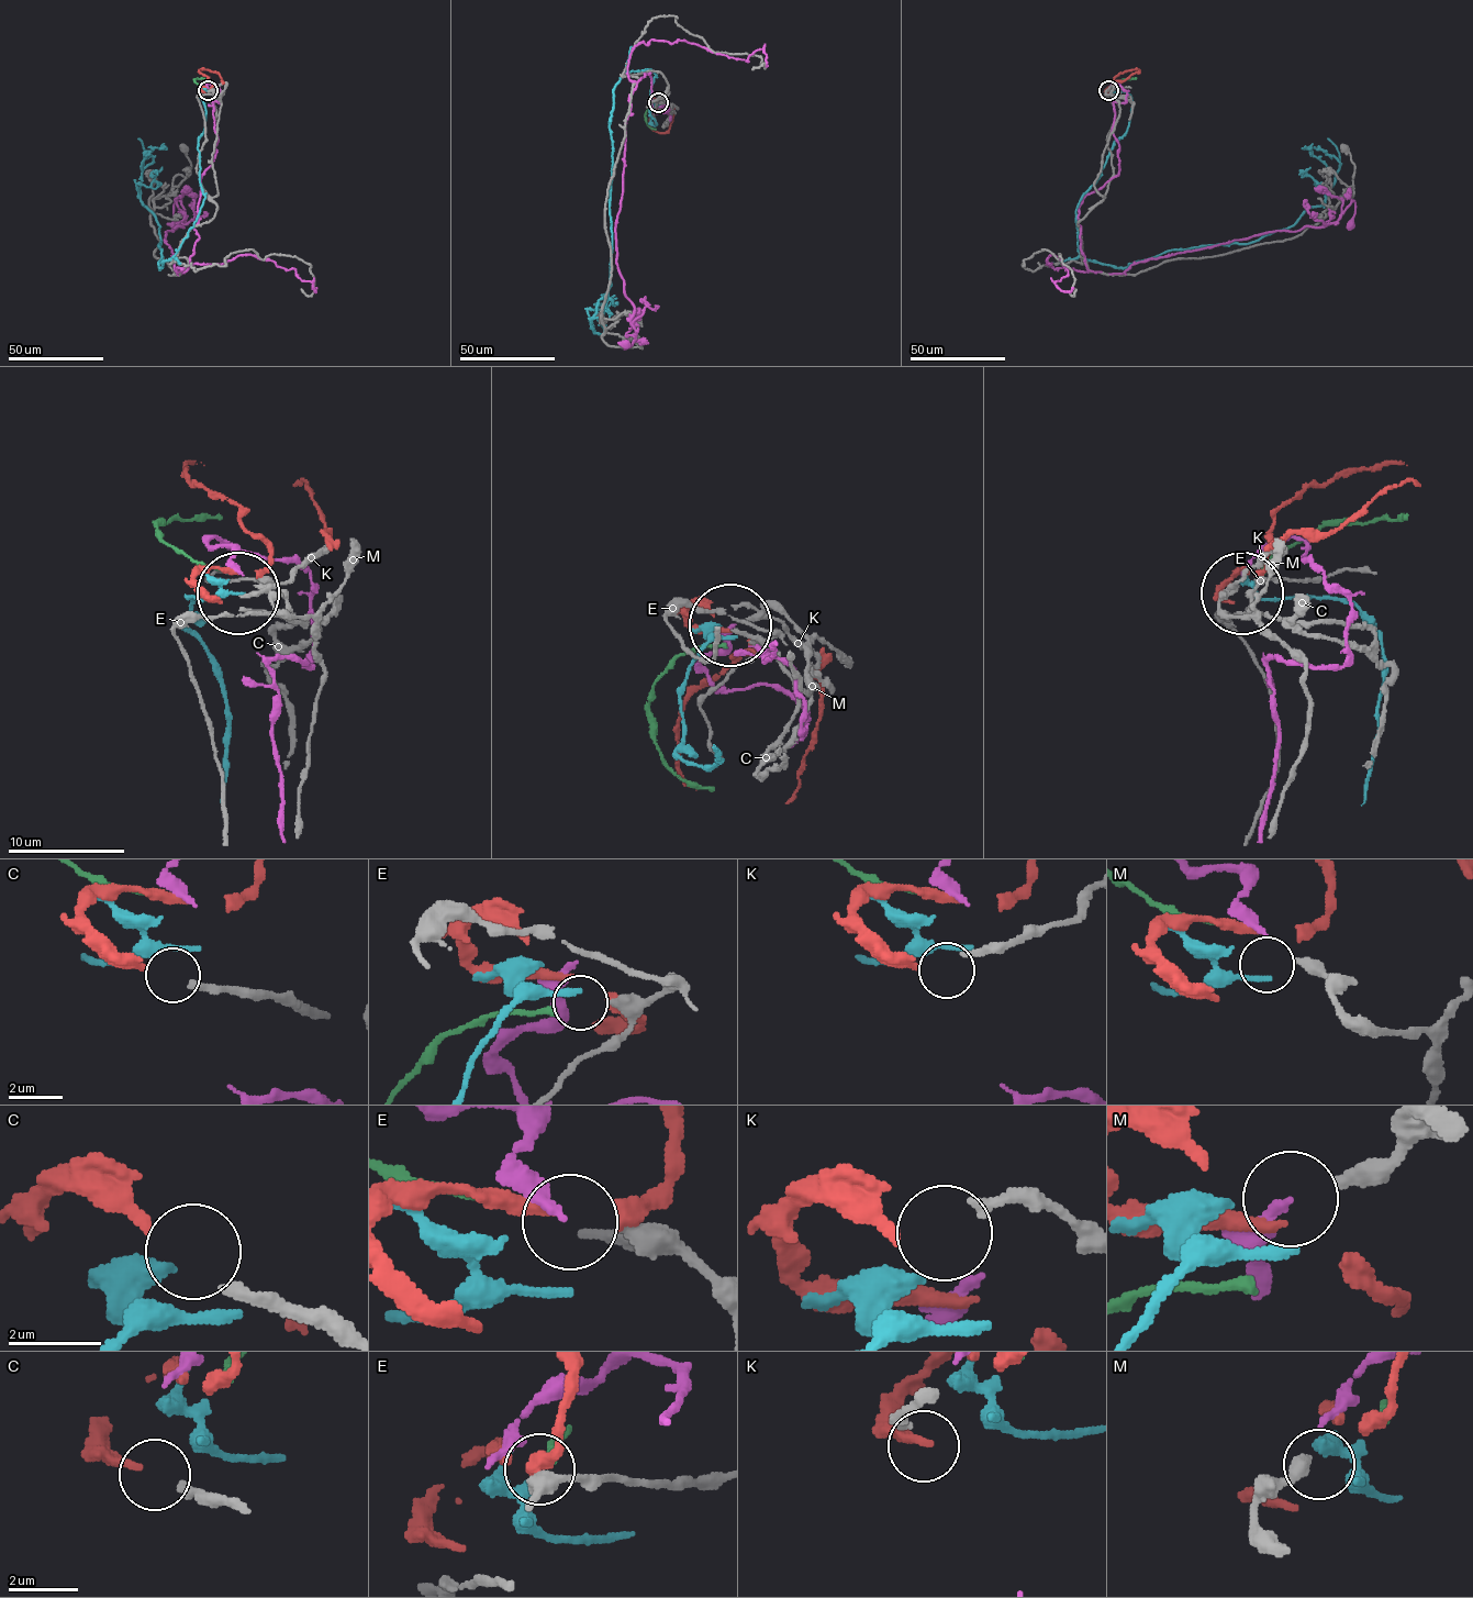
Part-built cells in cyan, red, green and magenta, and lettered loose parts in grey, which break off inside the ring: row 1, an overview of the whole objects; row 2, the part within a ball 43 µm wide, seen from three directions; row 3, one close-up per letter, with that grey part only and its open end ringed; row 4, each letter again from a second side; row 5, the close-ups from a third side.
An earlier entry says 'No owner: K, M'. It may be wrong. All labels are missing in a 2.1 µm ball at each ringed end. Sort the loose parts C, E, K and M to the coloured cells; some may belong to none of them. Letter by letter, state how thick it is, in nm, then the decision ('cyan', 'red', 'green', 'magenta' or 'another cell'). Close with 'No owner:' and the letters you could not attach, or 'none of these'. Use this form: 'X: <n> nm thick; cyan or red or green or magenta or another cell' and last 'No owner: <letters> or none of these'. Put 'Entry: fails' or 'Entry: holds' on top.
Entry: holds
C: 280 nm thick; red
E: 360 nm thick; green
K: 240 nm thick; another cell
M: 360 nm thick; another cell
No owner: K, M

